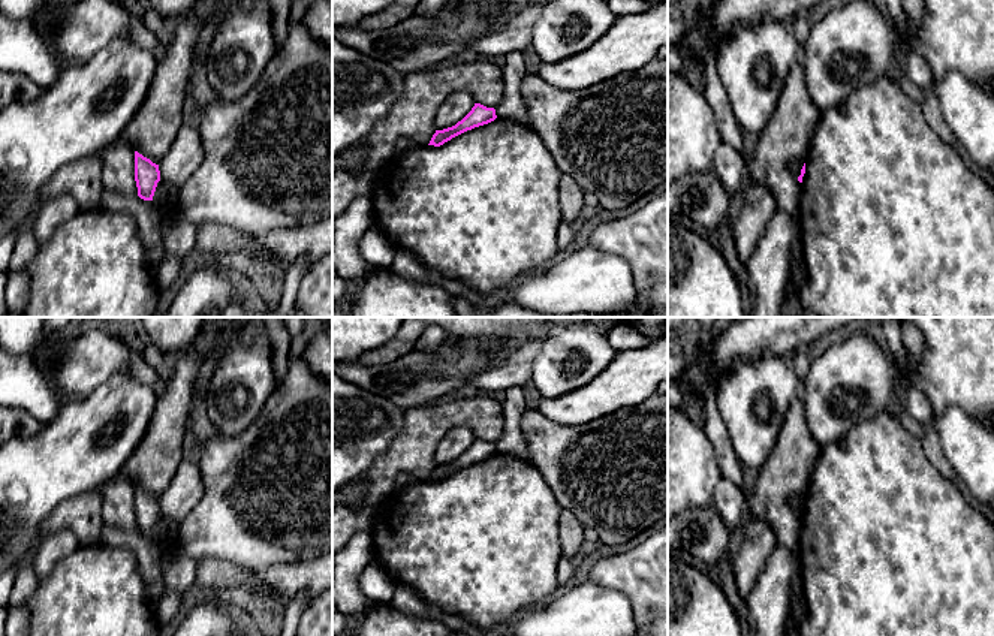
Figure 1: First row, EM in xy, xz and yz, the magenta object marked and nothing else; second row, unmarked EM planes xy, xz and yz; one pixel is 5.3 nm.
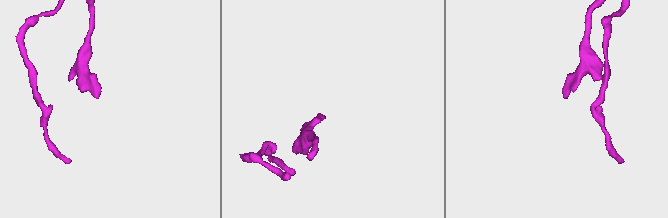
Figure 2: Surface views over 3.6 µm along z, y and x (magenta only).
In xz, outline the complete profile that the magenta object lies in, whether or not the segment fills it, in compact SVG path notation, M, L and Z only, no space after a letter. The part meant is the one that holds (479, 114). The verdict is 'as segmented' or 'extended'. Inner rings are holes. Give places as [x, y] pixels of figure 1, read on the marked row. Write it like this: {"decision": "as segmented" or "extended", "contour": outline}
{"decision": "as segmented", "contour": "M475 103L472 111L455 126L443 129L443 130L436 130L433 135L431 141L428 145L440 147L445 142L451 141L452 138L472 130L475 127L488 124L497 118L496 109L494 108L487 108L481 103Z"}

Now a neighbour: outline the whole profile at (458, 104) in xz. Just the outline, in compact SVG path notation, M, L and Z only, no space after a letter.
M460 90L452 93L439 108L434 118L436 130L443 130L461 121L475 106L475 99L469 91Z

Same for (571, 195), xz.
M561 175L560 184L560 211L563 220L576 227L576 218L584 208L584 192L570 175Z

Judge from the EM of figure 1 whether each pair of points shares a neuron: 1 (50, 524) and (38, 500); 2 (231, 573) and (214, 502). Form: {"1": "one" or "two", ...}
{"1": "two", "2": "two"}

